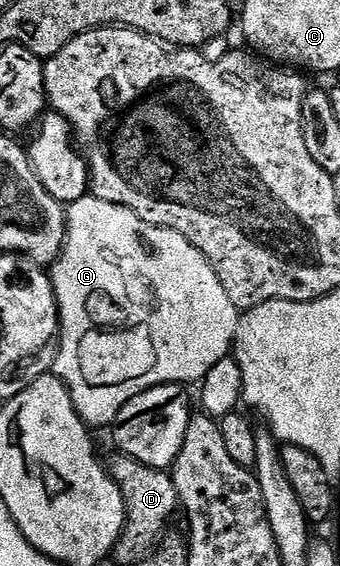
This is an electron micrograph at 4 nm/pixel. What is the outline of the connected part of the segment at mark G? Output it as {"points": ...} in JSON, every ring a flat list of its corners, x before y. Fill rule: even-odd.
{"points":[[88,193,82,199,69,204,66,212,66,225,68,228,66,243,52,264,54,296,58,299,60,320,60,338,57,340,57,343,59,342,58,356,54,359,54,367,52,363,52,371,65,385,66,392,70,394,74,402,74,408,78,411,79,417,86,422,87,427,91,429,109,428,116,421,120,409,124,405,128,405,128,401,132,401,132,397,144,393,149,387,159,387,165,383,197,384,206,376,208,369,212,369,212,365,216,365,216,361,225,359,231,354,240,312,232,305,220,277,214,272,214,266,184,236,167,227,148,225,148,221,141,219,132,209,112,205,112,201,98,199,93,193]]}

